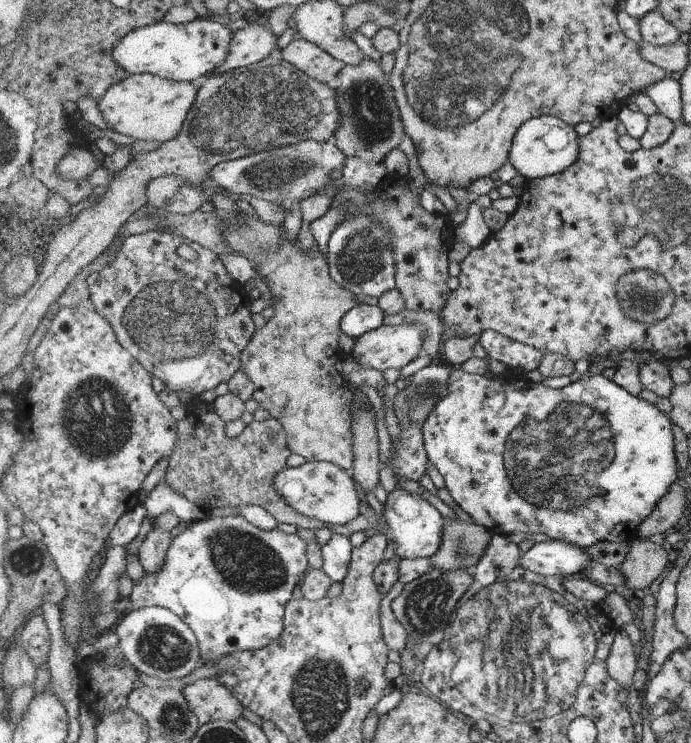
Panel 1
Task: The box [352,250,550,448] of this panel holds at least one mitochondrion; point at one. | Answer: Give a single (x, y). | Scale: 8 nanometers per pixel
(419, 397)

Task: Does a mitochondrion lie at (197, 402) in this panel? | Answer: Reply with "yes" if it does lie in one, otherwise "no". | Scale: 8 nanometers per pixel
no

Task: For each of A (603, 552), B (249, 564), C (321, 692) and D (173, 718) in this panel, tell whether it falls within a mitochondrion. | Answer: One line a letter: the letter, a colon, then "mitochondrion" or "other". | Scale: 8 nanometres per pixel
A: other
B: mitochondrion
C: mitochondrion
D: mitochondrion

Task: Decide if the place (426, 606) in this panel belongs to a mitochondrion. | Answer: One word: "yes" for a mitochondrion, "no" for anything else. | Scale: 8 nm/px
yes

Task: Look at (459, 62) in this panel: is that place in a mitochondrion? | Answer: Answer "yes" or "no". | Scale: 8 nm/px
yes

